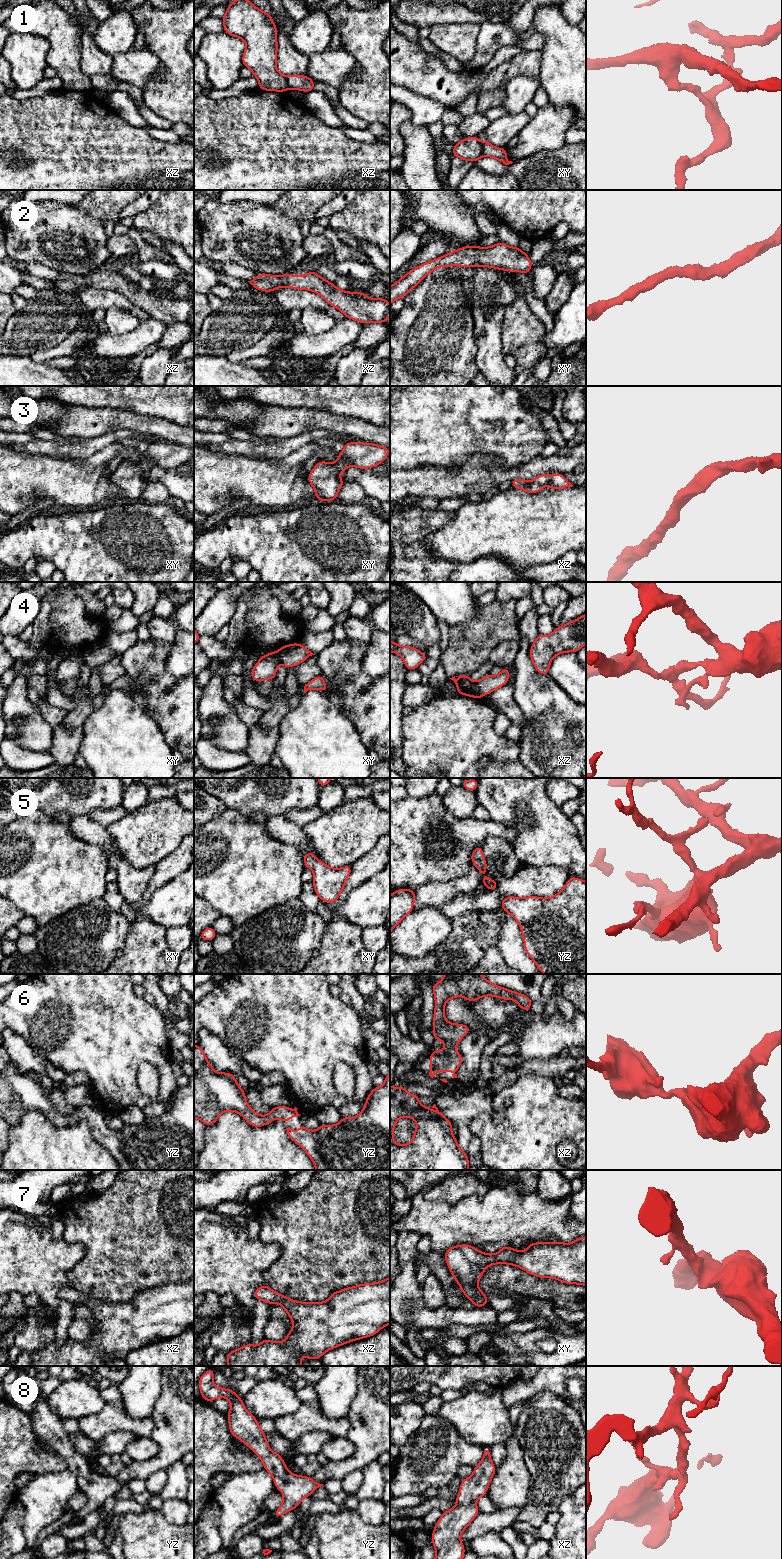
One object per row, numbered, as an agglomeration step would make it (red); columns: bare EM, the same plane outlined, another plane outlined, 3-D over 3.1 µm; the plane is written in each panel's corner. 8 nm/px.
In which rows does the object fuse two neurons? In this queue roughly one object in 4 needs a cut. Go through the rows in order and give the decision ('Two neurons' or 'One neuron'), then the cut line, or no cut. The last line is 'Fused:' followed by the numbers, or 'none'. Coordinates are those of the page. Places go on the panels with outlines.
1: Two neurons. Split along xy (481, 142), (483, 155)
2: One neuron. No split
3: One neuron. No split
4: Two neurons. Split along xz (474, 683), (483, 694)
5: One neuron. No split
6: One neuron. No split
7: One neuron. No split
8: One neuron. No split
Fused: 1, 4

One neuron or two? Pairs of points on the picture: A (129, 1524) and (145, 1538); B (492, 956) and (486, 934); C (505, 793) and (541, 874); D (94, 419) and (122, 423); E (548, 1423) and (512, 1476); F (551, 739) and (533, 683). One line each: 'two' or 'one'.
A: one
B: two
C: two
D: one
E: two
F: one

